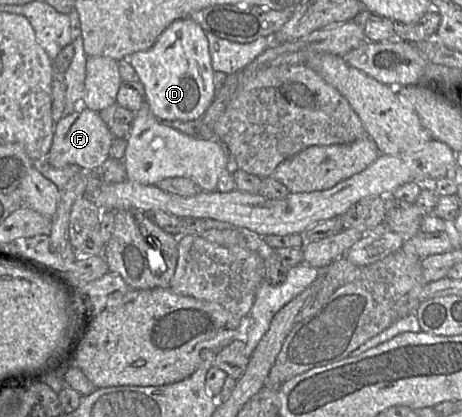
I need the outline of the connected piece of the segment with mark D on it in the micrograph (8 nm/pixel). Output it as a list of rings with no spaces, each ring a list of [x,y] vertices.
[[[188,17],[172,22],[150,49],[130,55],[128,61],[143,84],[145,100],[157,119],[200,119],[216,95],[207,37],[201,26]]]

